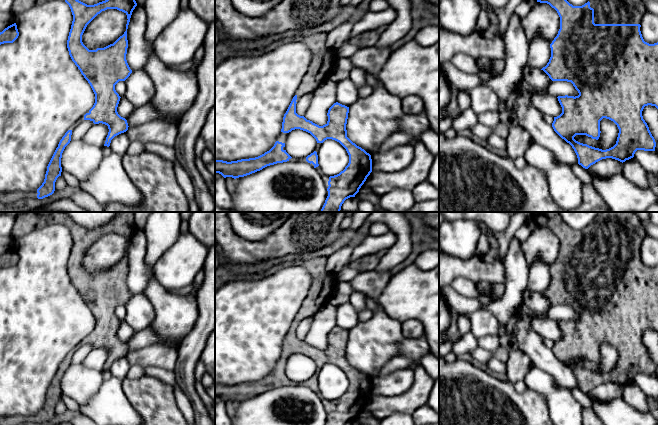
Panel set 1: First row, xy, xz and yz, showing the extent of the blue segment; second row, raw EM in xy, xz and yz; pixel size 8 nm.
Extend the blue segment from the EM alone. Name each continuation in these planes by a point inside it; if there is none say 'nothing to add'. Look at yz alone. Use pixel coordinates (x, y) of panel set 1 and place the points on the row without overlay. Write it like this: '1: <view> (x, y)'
1: yz (611, 229)

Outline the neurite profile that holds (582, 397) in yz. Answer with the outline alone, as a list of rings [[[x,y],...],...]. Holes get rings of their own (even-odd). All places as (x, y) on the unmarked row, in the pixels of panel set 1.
[[[573,388],[570,390],[574,398],[578,400],[578,402],[582,405],[583,408],[591,408],[592,409],[592,400],[587,395],[587,393],[583,392],[579,388]]]

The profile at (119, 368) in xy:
[[[126,356],[121,357],[115,360],[110,367],[110,372],[112,376],[118,378],[121,381],[124,381],[127,378],[128,371],[131,367]]]

